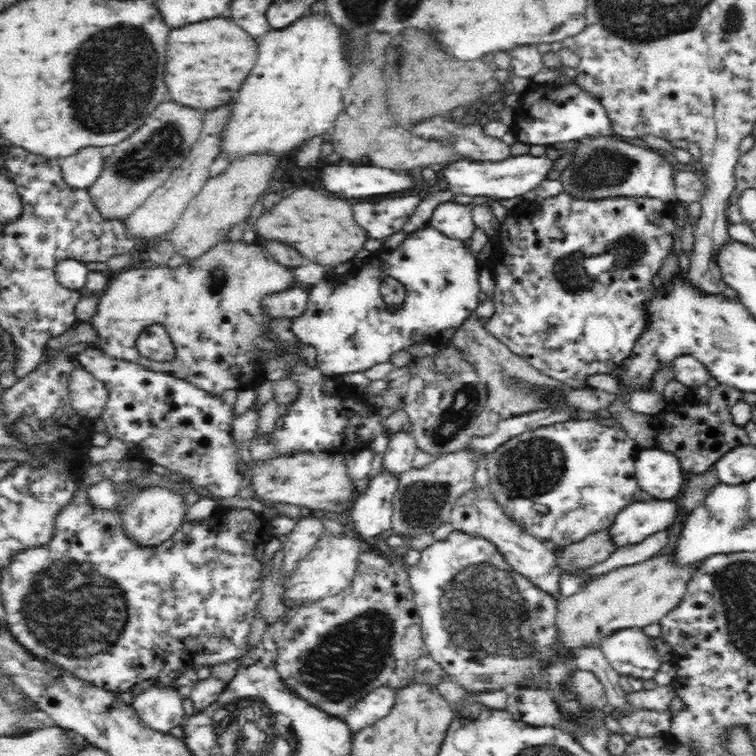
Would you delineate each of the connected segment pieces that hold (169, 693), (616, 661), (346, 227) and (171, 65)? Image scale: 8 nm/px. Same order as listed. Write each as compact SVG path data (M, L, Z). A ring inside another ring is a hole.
M152 685L136 694L133 700L131 706L154 730L168 733L171 728L184 722L186 712L182 706L185 702L182 702L178 688Z
M636 627L614 631L600 640L598 647L620 676L646 681L661 665L652 638Z
M310 188L294 190L290 196L282 198L274 208L258 216L254 226L259 241L266 238L266 241L294 246L306 256L307 262L320 263L333 269L344 260L350 260L362 248L366 238L366 232L356 226L352 216L348 218L348 202L340 198L328 198L322 192ZM300 216L304 216L308 224L300 224Z
M212 18L180 30L172 30L168 36L168 60L166 60L166 86L170 100L188 106L212 110L224 106L232 94L240 88L256 62L256 42L230 18Z

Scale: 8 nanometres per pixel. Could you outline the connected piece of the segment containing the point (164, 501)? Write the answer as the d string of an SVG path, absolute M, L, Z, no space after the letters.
M152 486L136 494L135 498L122 510L121 529L125 537L143 548L160 546L162 542L175 536L183 522L188 504L183 496L166 487Z

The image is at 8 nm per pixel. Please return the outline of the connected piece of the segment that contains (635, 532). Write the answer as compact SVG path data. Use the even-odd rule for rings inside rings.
M642 498L625 506L613 518L607 529L611 544L618 549L620 546L638 544L649 534L670 528L678 505L671 500L655 500Z

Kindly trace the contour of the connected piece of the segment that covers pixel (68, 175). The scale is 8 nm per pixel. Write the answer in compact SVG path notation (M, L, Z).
M90 146L72 157L59 160L63 181L72 190L88 188L99 177L101 158L107 153L104 148Z

